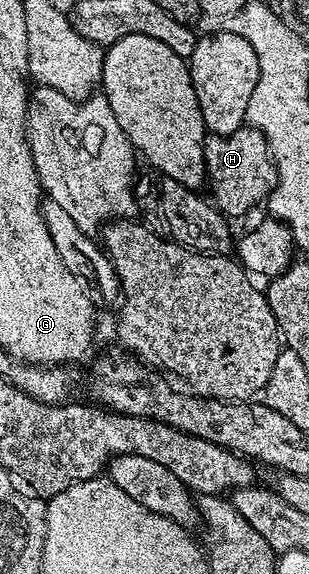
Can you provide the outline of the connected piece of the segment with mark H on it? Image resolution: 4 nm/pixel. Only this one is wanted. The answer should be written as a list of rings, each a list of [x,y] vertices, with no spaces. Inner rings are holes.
[[[243,128],[231,134],[207,133],[204,148],[206,182],[210,186],[209,197],[219,212],[227,219],[242,218],[249,210],[265,203],[278,183],[278,169],[270,155],[270,145],[260,131]]]

